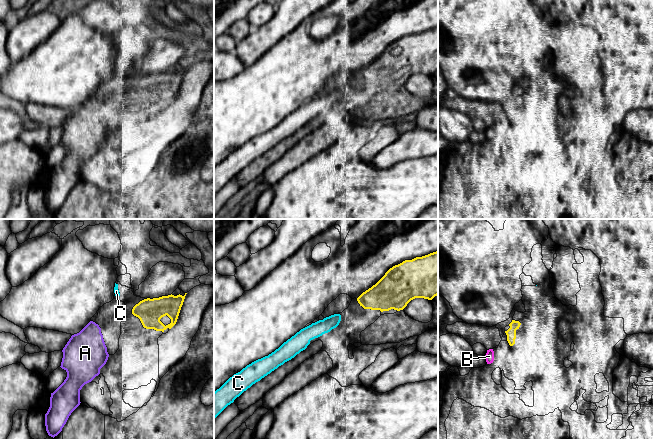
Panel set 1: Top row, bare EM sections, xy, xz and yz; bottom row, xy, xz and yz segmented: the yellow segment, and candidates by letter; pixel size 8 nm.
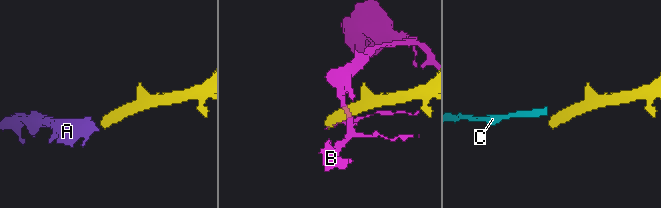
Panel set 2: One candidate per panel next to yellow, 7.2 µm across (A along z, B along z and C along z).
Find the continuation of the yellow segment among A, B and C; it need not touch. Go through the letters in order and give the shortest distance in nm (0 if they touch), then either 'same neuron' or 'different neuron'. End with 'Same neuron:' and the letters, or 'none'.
A: 280 nm | same neuron
B: 140 nm | different neuron
C: 150 nm | different neuron
Same neuron: A

